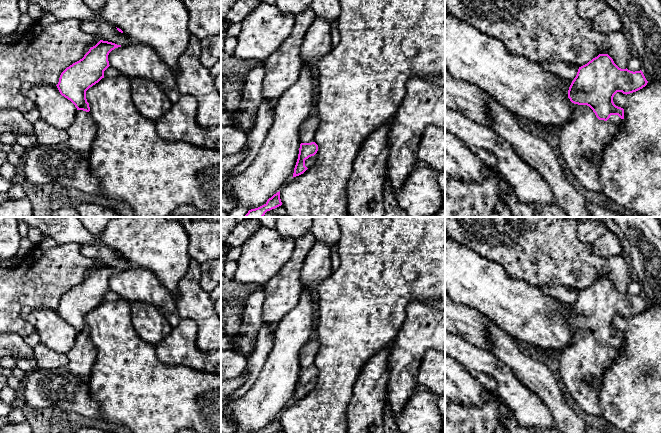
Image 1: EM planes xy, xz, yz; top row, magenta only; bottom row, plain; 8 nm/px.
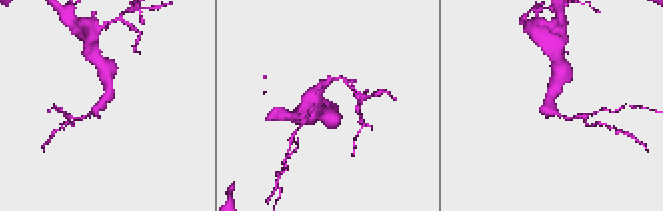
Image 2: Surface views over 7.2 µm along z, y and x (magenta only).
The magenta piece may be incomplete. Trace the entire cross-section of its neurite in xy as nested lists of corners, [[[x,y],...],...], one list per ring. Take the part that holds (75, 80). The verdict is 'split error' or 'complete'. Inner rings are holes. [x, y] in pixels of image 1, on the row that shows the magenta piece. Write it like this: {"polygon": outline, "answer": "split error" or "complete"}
{"polygon": [[[100,40],[89,49],[82,59],[61,73],[56,86],[60,94],[70,100],[77,108],[75,120],[67,130],[68,140],[64,144],[49,147],[35,145],[27,149],[20,169],[26,182],[34,185],[58,183],[84,193],[99,194],[101,182],[91,172],[89,165],[89,154],[97,134],[97,125],[89,113],[90,107],[86,99],[86,91],[104,78],[104,71],[110,66],[108,55],[118,47],[121,45]]], "answer": "split error"}

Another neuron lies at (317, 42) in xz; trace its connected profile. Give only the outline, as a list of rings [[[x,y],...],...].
[[[316,17],[308,28],[300,46],[300,56],[308,64],[318,62],[332,50],[331,30],[334,22]]]

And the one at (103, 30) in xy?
[[[80,20],[80,26],[85,33],[96,36],[99,40],[112,42],[121,46],[135,42],[127,34],[119,32],[115,26],[103,20]]]

